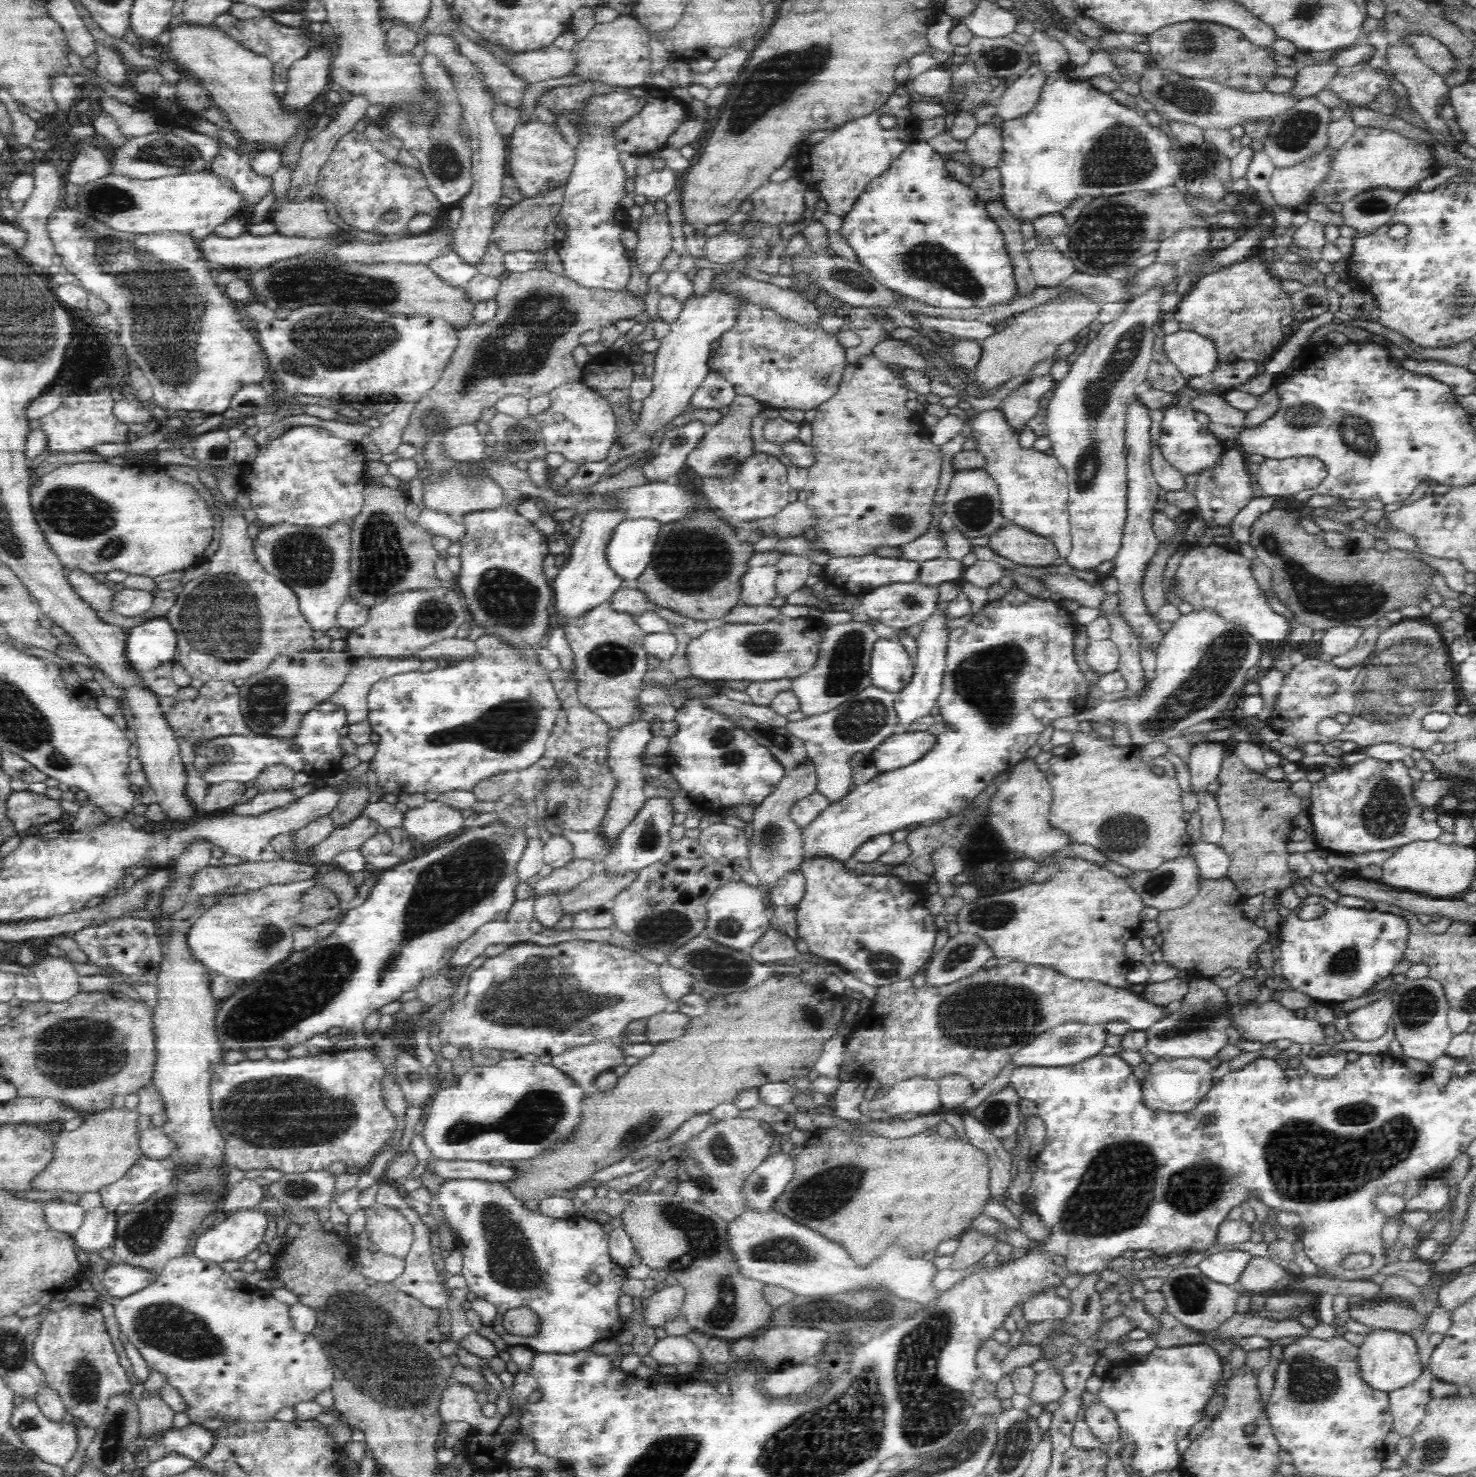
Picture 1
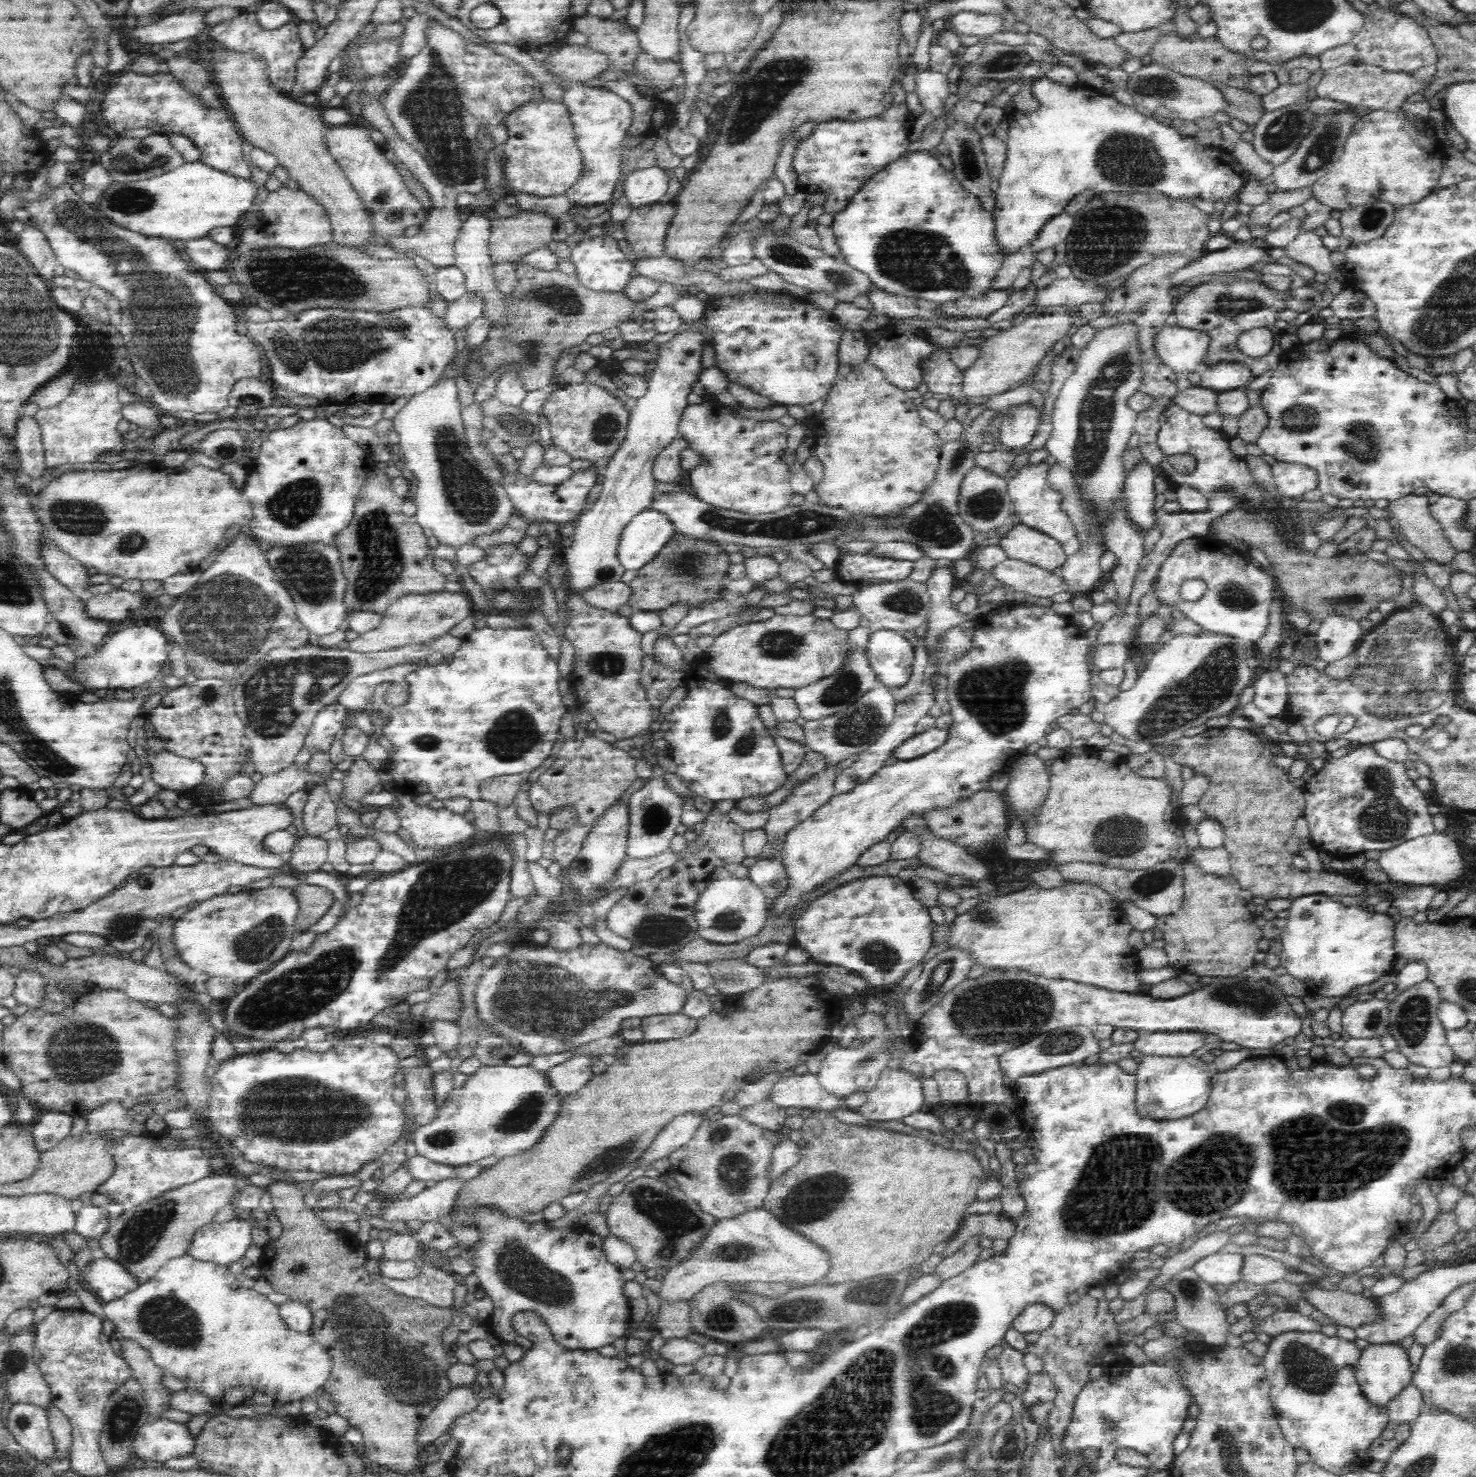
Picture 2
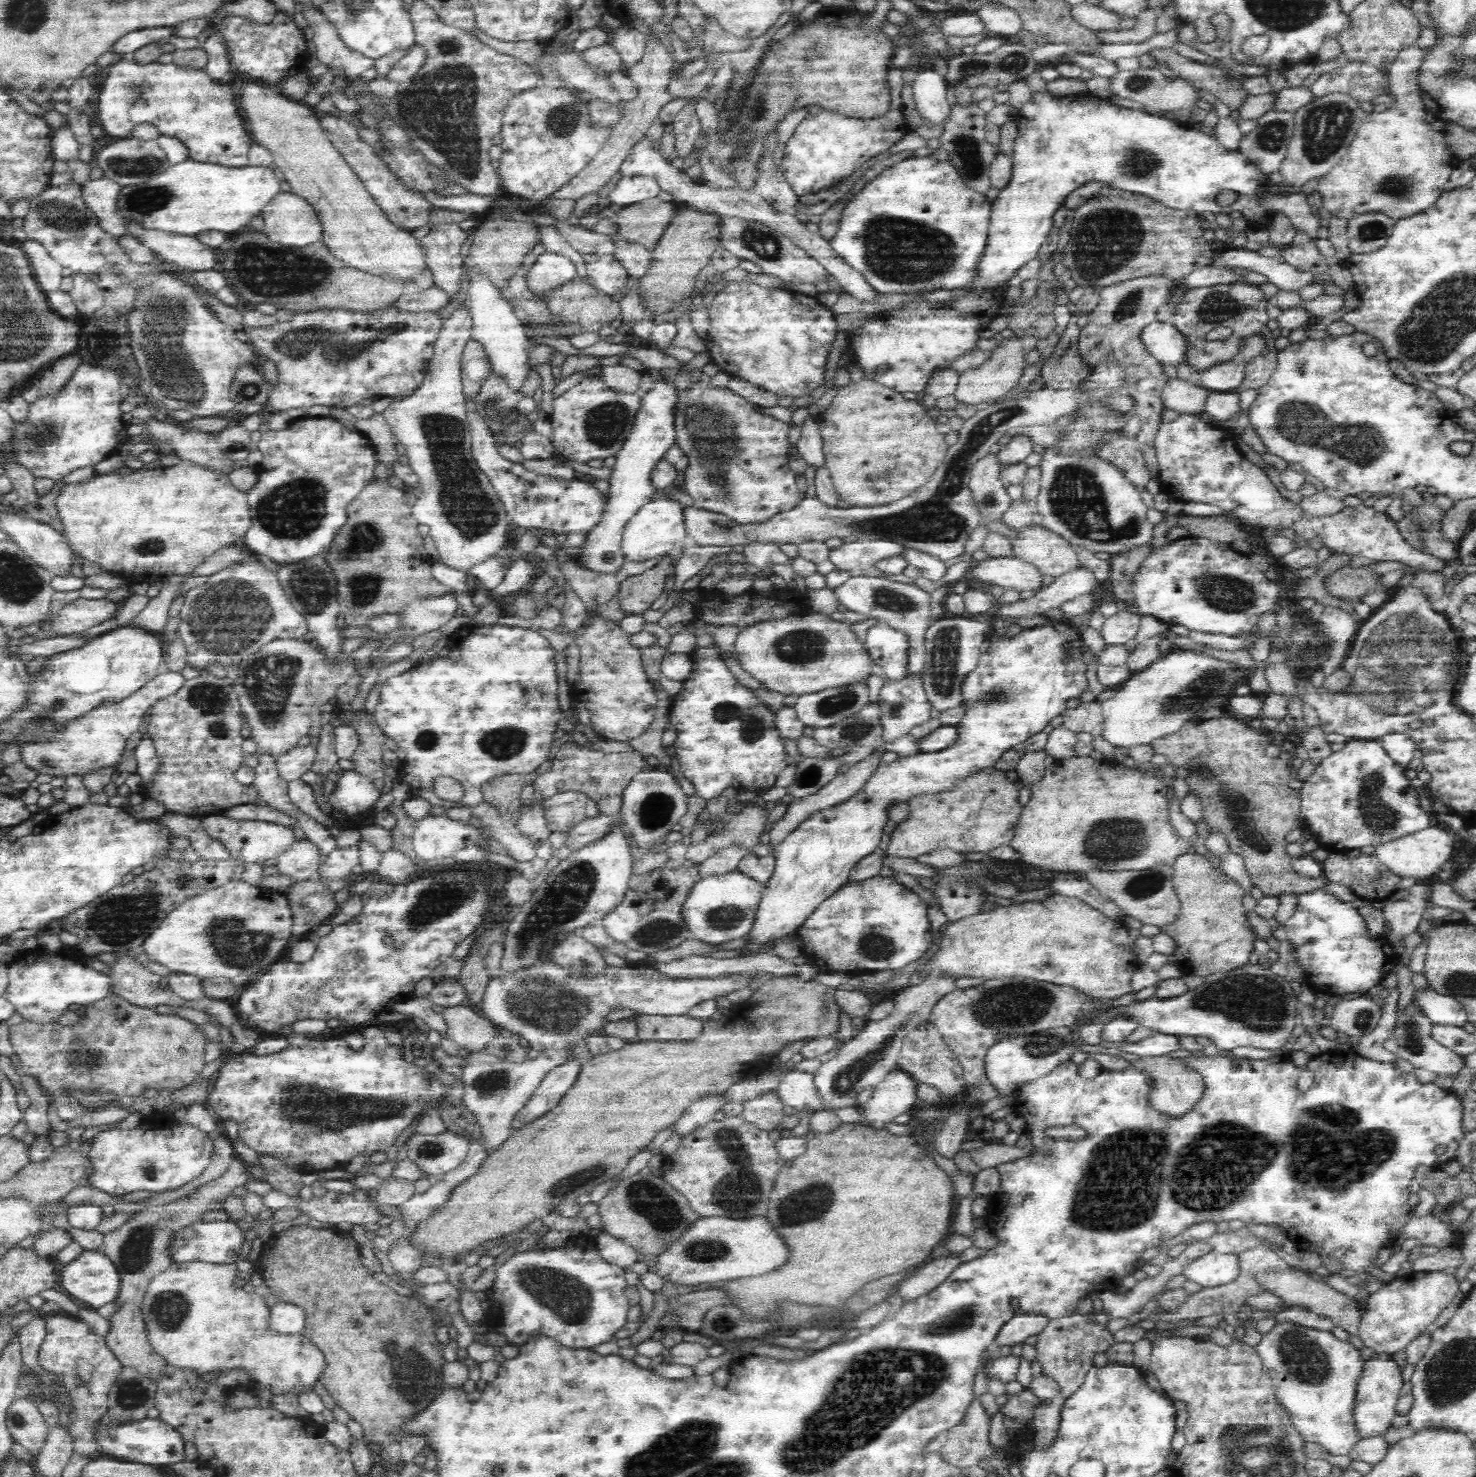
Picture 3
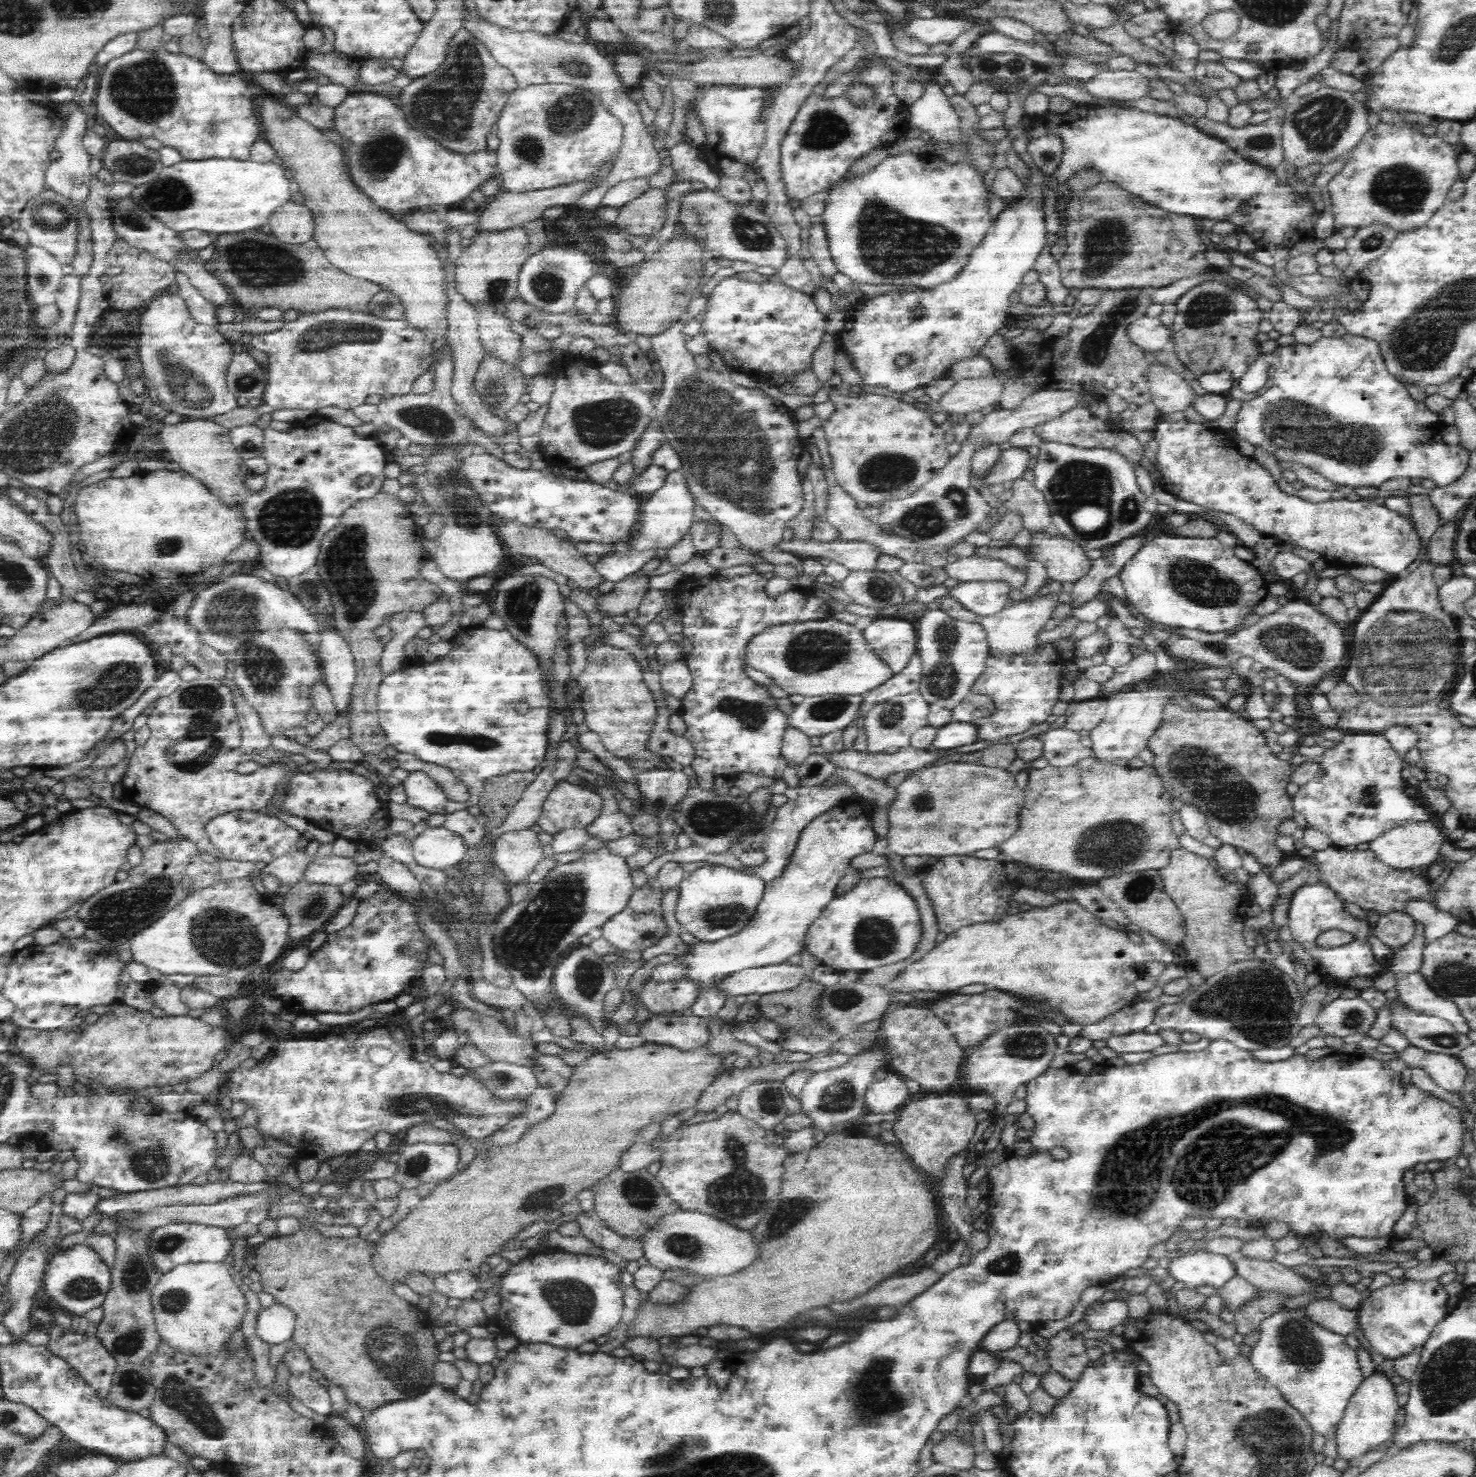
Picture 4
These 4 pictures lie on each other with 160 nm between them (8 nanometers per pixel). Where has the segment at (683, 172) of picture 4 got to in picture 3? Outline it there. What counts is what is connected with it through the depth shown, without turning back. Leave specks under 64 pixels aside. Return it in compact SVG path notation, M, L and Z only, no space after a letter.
M690 100L684 108L673 116L671 122L675 138L674 151L680 158L693 152L694 143L701 131L700 121L695 113L695 102L696 100Z

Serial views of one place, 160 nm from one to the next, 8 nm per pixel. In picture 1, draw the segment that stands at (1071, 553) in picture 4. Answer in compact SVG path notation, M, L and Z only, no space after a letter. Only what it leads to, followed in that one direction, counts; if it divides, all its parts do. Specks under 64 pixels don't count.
M1006 524L989 535L988 546L998 556L1003 556L1024 566L1048 566L1059 557L1052 539L1038 536L1013 524Z

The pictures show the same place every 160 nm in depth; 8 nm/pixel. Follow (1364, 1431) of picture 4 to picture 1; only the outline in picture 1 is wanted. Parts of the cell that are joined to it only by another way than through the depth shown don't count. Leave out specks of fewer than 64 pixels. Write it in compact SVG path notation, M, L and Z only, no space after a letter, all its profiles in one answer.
M1372 1329L1358 1347L1360 1374L1364 1384L1374 1391L1388 1393L1412 1384L1421 1375L1424 1366L1418 1356L1415 1338L1408 1333Z

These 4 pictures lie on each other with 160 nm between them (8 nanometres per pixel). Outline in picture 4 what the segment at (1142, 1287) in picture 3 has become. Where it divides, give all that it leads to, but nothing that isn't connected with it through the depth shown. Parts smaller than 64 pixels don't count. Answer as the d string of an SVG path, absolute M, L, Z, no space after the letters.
M1110 1300L1109 1302L1096 1301L1090 1306L1090 1310L1083 1316L1084 1324L1088 1330L1106 1332L1114 1326L1118 1326L1129 1315L1129 1306L1122 1300Z

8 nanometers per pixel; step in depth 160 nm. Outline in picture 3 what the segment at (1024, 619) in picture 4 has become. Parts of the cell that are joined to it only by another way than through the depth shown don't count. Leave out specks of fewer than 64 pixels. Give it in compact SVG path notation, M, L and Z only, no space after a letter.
M1074 568L1069 573L1055 578L1054 582L1044 586L1034 596L1026 600L1017 600L1008 604L997 604L992 611L996 618L1032 618L1036 614L1048 614L1054 608L1060 608L1064 602L1074 600L1082 594L1095 589L1094 573L1087 568Z

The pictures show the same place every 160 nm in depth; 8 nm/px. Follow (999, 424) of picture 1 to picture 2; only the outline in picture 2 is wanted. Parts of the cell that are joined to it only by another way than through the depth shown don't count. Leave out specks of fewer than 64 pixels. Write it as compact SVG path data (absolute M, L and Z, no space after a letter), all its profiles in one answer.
M1043 461L1038 464L1028 463L1017 470L1015 477L1005 479L1010 499L1014 503L1013 514L1017 522L1039 529L1040 532L1059 540L1066 555L1074 556L1080 552L1081 542L1077 539L1070 519L1060 510L1060 497L1049 488L1047 476L1049 468L1050 466Z

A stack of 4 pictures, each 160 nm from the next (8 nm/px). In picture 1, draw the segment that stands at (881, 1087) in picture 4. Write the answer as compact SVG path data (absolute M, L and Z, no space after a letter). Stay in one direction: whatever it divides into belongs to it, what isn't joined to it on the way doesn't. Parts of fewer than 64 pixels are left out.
M914 1077L894 1084L883 1084L880 1094L860 1104L861 1114L863 1118L884 1120L895 1118L898 1114L910 1114L910 1112L922 1116L933 1113L941 1106L938 1083L938 1080Z

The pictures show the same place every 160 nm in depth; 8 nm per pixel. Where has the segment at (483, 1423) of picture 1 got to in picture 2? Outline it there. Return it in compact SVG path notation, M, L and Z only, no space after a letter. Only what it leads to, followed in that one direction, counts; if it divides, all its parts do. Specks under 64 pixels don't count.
M470 1387L452 1388L420 1425L416 1443L422 1448L434 1444L457 1416L476 1408L480 1399L479 1392L472 1392Z

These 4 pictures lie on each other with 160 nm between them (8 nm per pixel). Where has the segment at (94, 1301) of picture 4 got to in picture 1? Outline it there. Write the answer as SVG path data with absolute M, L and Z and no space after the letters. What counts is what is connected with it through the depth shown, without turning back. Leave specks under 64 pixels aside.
M126 1263L110 1264L101 1275L100 1283L115 1300L140 1292L155 1279L156 1273Z

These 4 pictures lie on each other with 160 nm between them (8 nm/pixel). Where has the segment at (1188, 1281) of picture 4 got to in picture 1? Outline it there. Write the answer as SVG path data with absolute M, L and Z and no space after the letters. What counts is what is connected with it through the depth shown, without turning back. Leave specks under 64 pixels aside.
M1242 1250L1218 1251L1202 1259L1197 1267L1210 1280L1236 1287L1243 1270L1252 1257L1249 1252Z

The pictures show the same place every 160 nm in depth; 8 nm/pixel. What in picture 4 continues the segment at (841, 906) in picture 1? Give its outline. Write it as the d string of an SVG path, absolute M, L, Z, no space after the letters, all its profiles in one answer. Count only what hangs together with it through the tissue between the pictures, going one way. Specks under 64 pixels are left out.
M886 877L860 878L850 892L833 898L820 916L812 922L804 948L806 952L820 959L823 966L831 967L838 972L867 972L906 960L914 954L920 939L921 916L915 897Z

